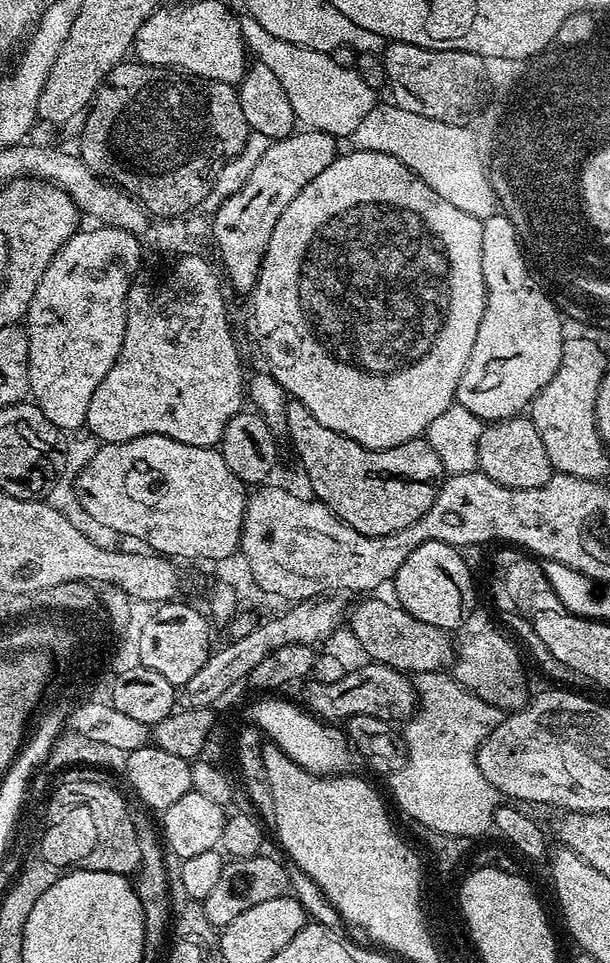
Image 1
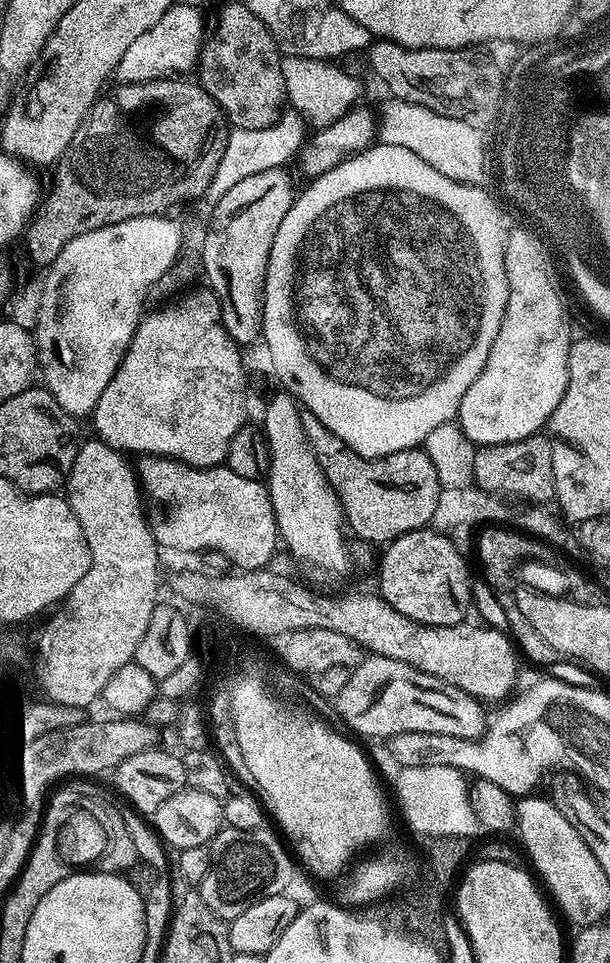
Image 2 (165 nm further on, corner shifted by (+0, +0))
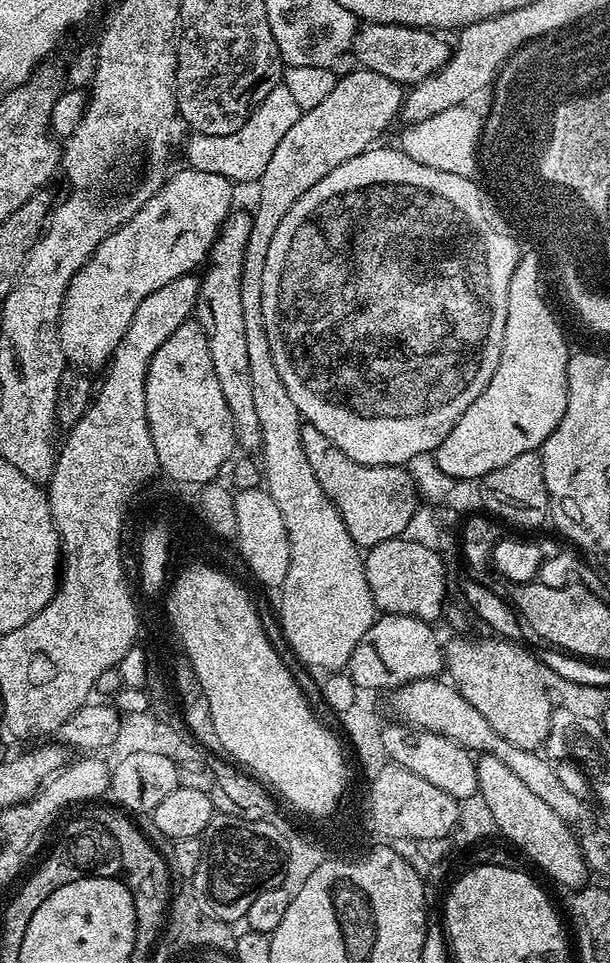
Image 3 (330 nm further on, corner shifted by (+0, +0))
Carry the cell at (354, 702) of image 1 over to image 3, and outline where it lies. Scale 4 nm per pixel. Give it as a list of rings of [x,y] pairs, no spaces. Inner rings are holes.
[[[440,678],[415,680],[409,684],[401,684],[391,696],[392,712],[396,715],[393,717],[399,723],[445,736],[447,740],[453,740],[473,753],[498,758],[509,770],[518,774],[518,778],[522,778],[522,782],[530,786],[531,792],[538,794],[538,798],[542,798],[542,802],[546,802],[546,806],[550,806],[550,810],[554,810],[554,814],[558,814],[558,818],[562,818],[565,824],[577,826],[576,824],[585,823],[583,820],[588,812],[588,802],[566,790],[565,785],[558,779],[556,764],[540,756],[539,751],[522,750],[520,746],[506,742],[506,738],[499,736],[494,726],[490,726],[490,722],[486,722],[486,718],[482,718],[482,714],[478,714],[478,710],[474,710],[474,706],[470,706],[470,702],[466,702],[466,698],[462,698],[451,683]]]

